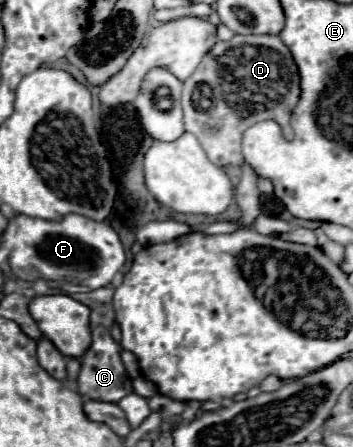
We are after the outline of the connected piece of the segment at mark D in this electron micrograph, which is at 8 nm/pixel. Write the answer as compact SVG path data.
M249 34L231 42L217 42L213 52L207 52L197 66L197 70L183 82L183 94L181 94L181 106L183 106L183 122L185 130L195 134L201 142L205 154L209 160L217 166L241 166L243 154L241 154L241 138L243 132L261 120L275 120L283 128L289 126L291 110L295 108L299 94L301 94L301 78L297 64L289 52L289 48L283 44L283 40L275 34Z

